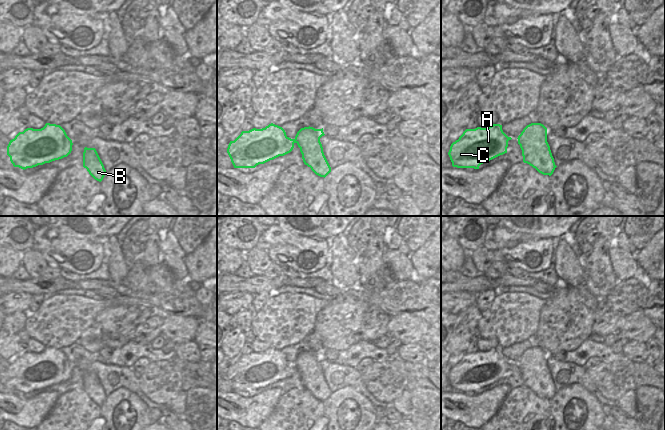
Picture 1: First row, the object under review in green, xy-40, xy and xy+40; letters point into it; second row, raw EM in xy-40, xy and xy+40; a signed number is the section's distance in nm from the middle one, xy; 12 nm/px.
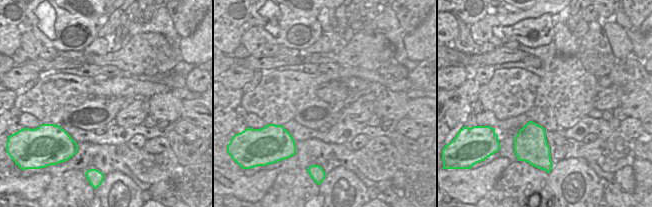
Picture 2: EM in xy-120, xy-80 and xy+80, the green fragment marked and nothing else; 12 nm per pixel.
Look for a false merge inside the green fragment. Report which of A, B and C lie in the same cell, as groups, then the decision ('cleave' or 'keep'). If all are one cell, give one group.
A C / B | cleave

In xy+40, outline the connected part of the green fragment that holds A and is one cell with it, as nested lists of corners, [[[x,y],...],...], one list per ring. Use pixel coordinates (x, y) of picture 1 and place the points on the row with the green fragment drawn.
[[[502,125],[487,128],[466,129],[450,146],[448,155],[453,167],[474,168],[507,153],[511,140],[502,130]]]

